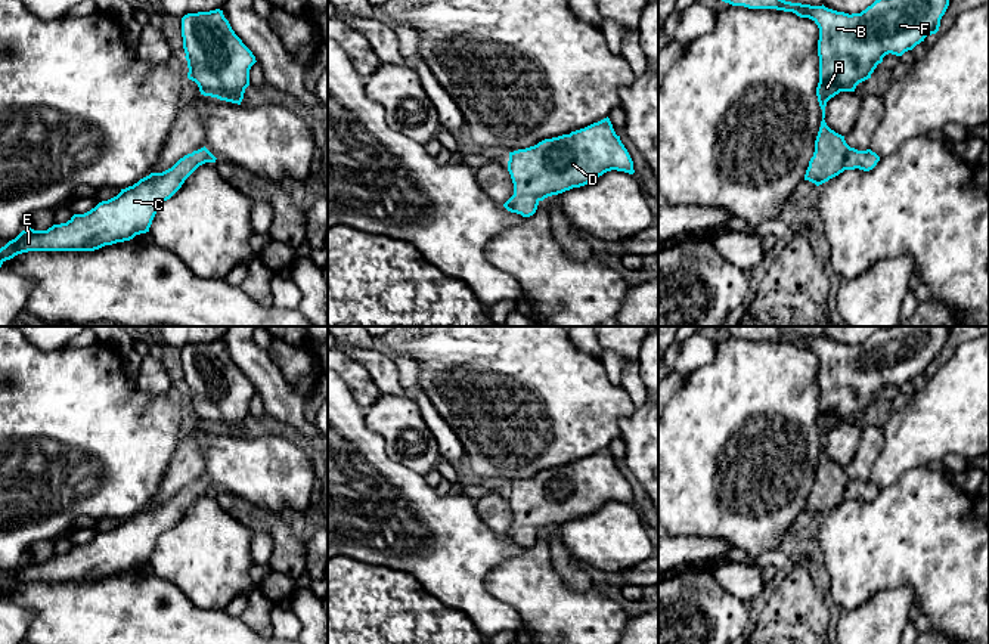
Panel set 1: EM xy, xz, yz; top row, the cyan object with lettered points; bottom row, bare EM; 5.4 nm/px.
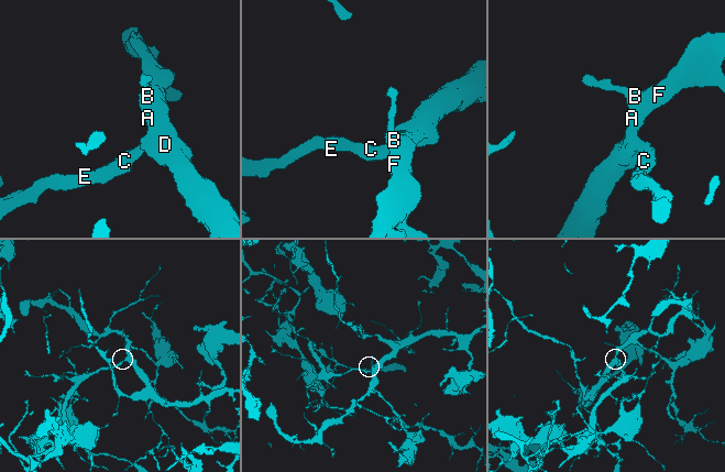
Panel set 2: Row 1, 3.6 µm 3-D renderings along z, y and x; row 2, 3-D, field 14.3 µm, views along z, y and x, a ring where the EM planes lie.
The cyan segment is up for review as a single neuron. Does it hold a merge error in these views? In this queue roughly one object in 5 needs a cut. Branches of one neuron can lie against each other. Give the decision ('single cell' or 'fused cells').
single cell

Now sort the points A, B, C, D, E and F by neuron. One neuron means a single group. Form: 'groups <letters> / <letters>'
groups A B C D E F

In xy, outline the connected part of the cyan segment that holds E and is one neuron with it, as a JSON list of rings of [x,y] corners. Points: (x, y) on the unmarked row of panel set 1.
[[[204,477],[180,489],[162,504],[151,504],[133,517],[99,533],[84,545],[47,561],[27,558],[0,579],[0,598],[6,591],[28,582],[94,582],[105,576],[133,570],[149,563],[156,539],[170,530],[202,495],[216,493]]]

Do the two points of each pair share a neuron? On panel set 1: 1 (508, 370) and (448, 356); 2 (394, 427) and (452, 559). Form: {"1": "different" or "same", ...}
{"1": "same", "2": "different"}

